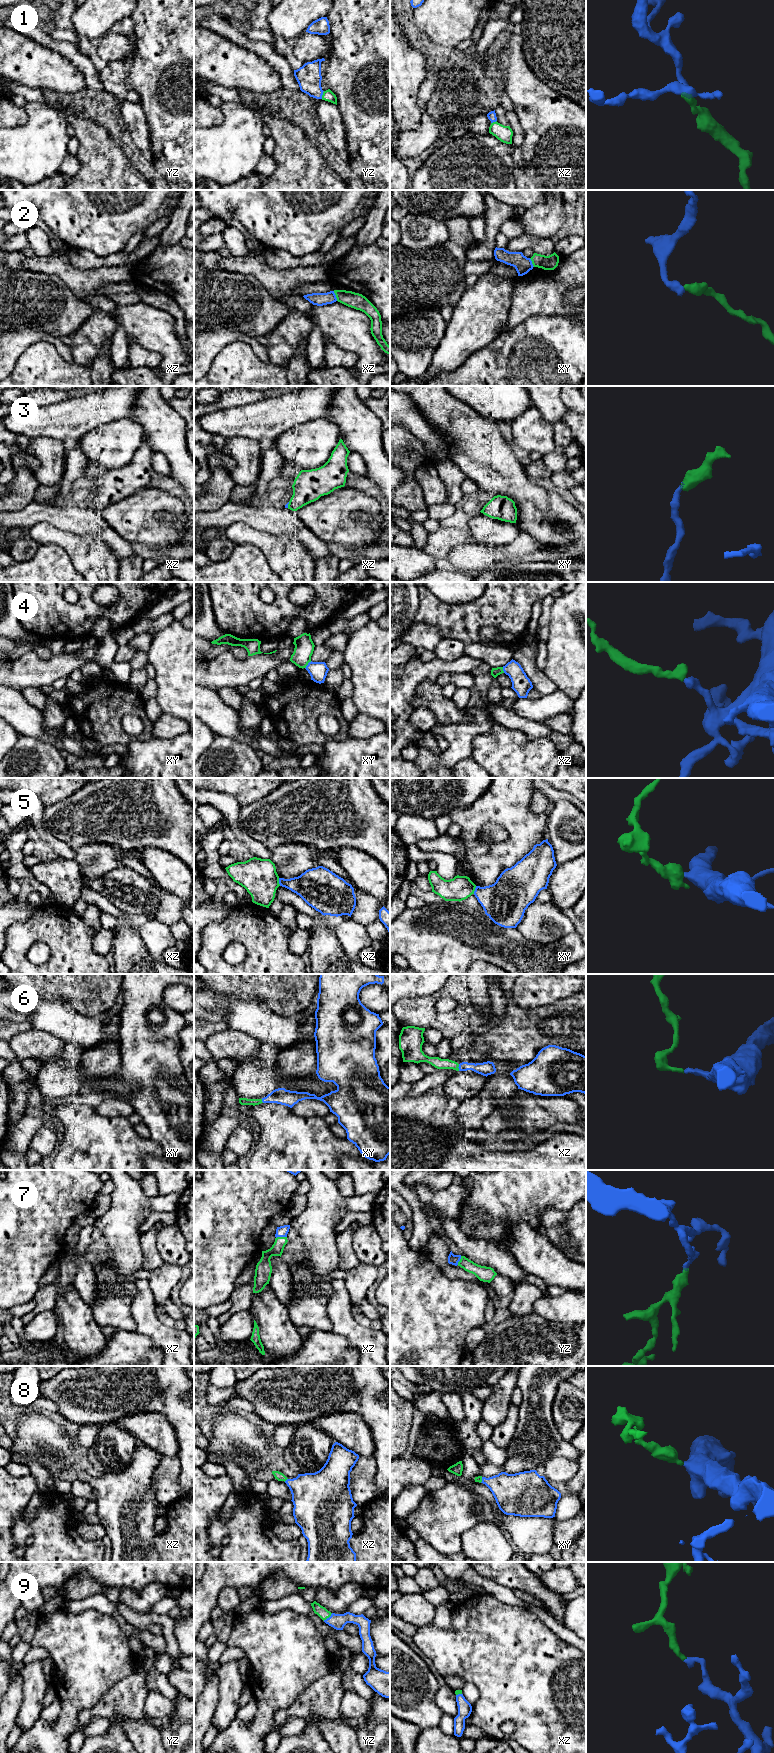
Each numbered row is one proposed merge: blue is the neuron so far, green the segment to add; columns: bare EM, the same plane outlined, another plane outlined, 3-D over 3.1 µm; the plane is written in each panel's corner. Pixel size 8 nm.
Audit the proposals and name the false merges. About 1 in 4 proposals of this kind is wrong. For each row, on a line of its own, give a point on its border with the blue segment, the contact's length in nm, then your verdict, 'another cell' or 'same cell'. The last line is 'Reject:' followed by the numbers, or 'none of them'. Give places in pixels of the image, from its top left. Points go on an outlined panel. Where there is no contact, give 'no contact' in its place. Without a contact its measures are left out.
1: yz (322, 94) | 70 nm | same cell
2: xz (335, 296) | 90 nm | another cell
3: xz (287, 505) | 50 nm | same cell
4: xy (308, 664) | 80 nm | same cell
5: xz (279, 882) | 70 nm | another cell
6: xz (458, 1067) | 60 nm | same cell
7: xz (281, 1236) | 90 nm | same cell
8: xz (286, 1480) | 40 nm | same cell
9: yz (327, 1618) | 100 nm | same cell
Reject: 2, 5

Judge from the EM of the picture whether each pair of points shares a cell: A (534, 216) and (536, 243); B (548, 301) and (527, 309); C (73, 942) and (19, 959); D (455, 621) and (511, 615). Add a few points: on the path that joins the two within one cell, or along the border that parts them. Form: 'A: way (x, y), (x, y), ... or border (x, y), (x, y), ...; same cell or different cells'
A: border (524, 233), (550, 239); different cells
B: way (543, 301), (535, 301), (532, 304); same cell
C: way (57, 936), (33, 936), (26, 943); same cell
D: way (469, 618), (497, 615); same cell

